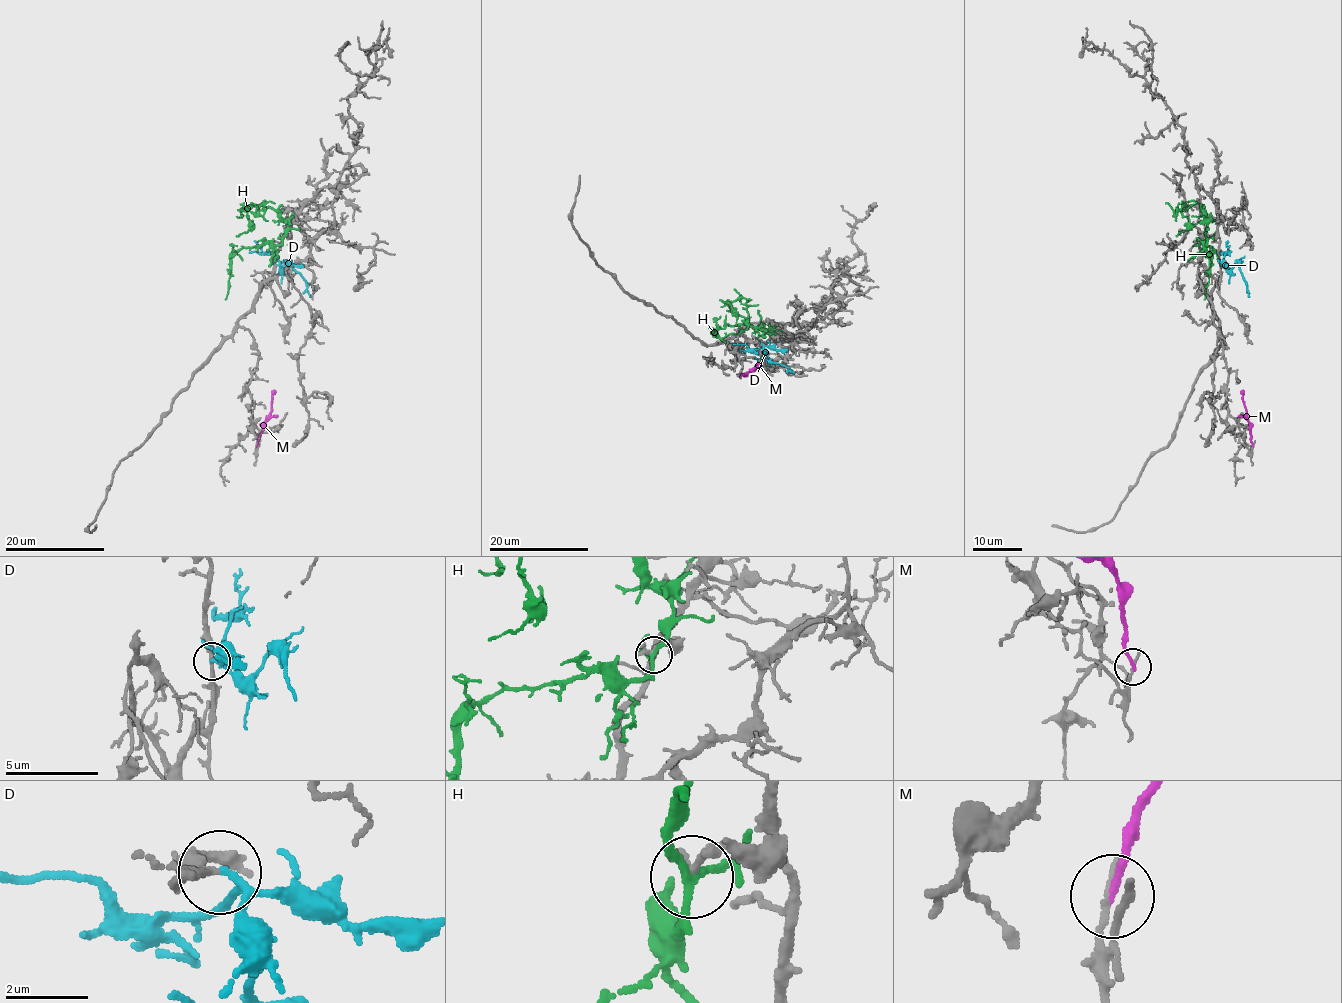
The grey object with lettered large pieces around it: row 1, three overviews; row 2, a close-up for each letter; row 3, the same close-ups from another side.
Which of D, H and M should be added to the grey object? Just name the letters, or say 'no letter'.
D

